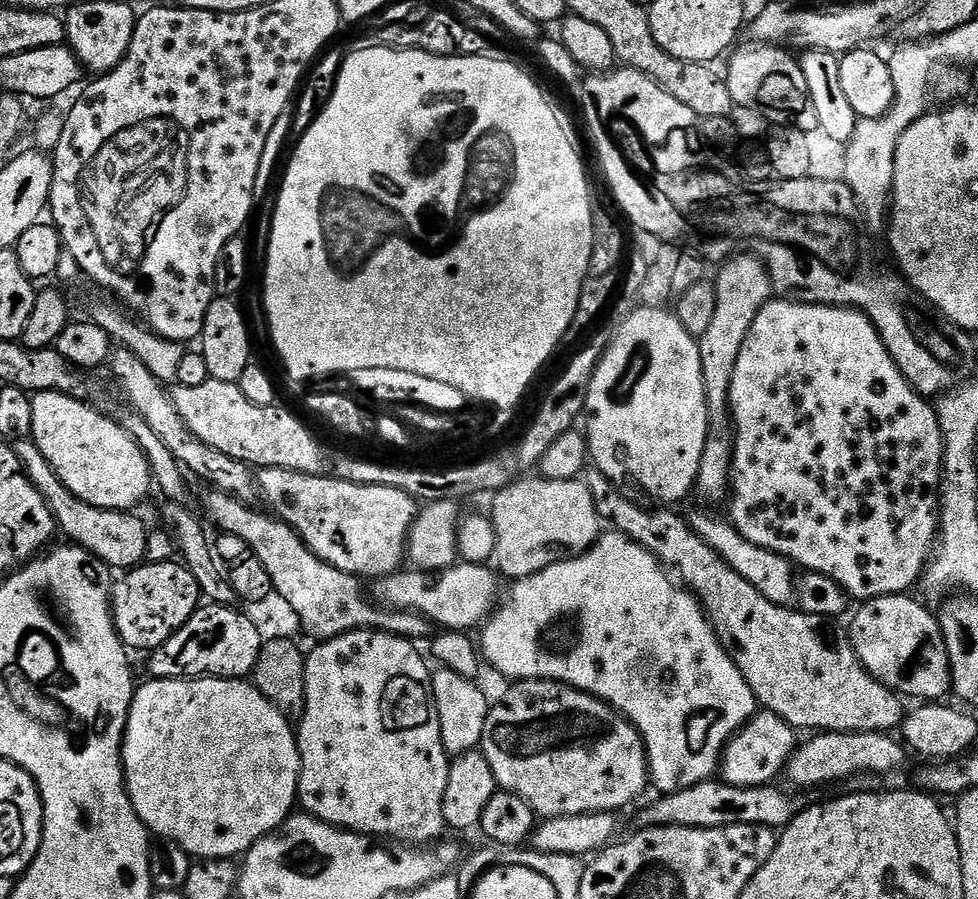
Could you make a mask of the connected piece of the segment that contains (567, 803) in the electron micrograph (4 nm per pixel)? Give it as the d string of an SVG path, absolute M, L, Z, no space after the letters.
M522 680L511 685L512 689L493 703L488 709L486 718L486 730L480 739L480 748L483 751L486 762L490 762L490 770L494 770L494 778L497 785L503 791L518 794L518 798L525 800L534 811L537 817L551 818L554 816L590 816L593 812L619 813L619 808L624 808L627 804L632 804L644 792L644 787L649 787L650 773L648 770L648 752L644 748L644 739L640 737L640 731L622 715L615 712L610 705L591 696L585 692L580 692L577 688L572 688L568 684L559 684L556 680Z

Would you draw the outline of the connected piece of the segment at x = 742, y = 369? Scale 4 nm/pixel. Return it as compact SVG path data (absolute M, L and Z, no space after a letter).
M783 298L769 300L766 306L762 306L758 318L754 318L754 326L750 326L746 342L742 342L742 354L738 354L738 366L734 366L734 382L730 382L728 401L732 403L736 442L736 454L732 458L730 523L746 539L754 542L754 546L782 554L801 569L821 572L834 578L834 582L841 584L849 597L856 602L873 600L879 596L899 596L912 590L915 584L917 587L938 544L944 439L935 407L909 386L907 378L898 370L894 358L890 358L878 330L864 313L854 308L800 304L796 300Z

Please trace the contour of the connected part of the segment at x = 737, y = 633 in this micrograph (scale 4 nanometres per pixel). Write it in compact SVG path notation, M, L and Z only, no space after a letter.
M599 470L589 471L586 483L601 521L612 520L611 527L615 531L624 533L646 550L650 550L650 554L657 556L661 564L669 569L676 568L675 575L682 581L683 587L704 605L708 621L712 623L720 644L738 666L742 678L746 678L761 709L781 716L791 728L797 730L816 728L812 730L888 734L893 731L891 728L899 729L903 725L906 715L905 701L884 684L877 682L864 669L856 647L845 629L843 632L842 629L835 628L832 625L835 623L829 617L806 614L792 606L775 604L770 602L770 598L758 594L758 590L754 590L754 586L750 586L750 582L746 582L742 574L735 572L718 553L706 546L706 542L702 542L702 538L696 536L691 523L685 517L683 520L678 513L651 512L648 508L631 504L626 497L620 496L619 490L612 485L615 484L613 477Z

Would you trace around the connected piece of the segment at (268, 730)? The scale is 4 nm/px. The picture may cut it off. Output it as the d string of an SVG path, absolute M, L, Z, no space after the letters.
M215 676L181 678L178 680L148 681L137 687L128 711L128 725L124 731L124 785L128 788L130 802L149 833L161 840L173 840L194 858L222 860L240 858L255 846L263 836L271 836L288 819L298 800L300 786L300 746L293 725L256 689L255 683L244 680L226 680Z

